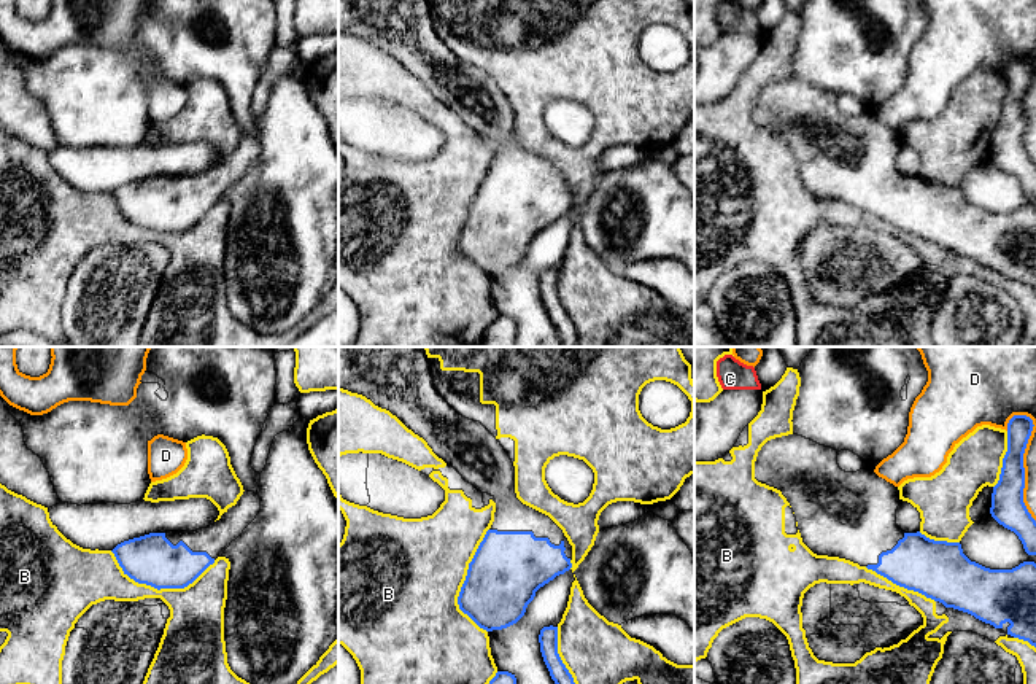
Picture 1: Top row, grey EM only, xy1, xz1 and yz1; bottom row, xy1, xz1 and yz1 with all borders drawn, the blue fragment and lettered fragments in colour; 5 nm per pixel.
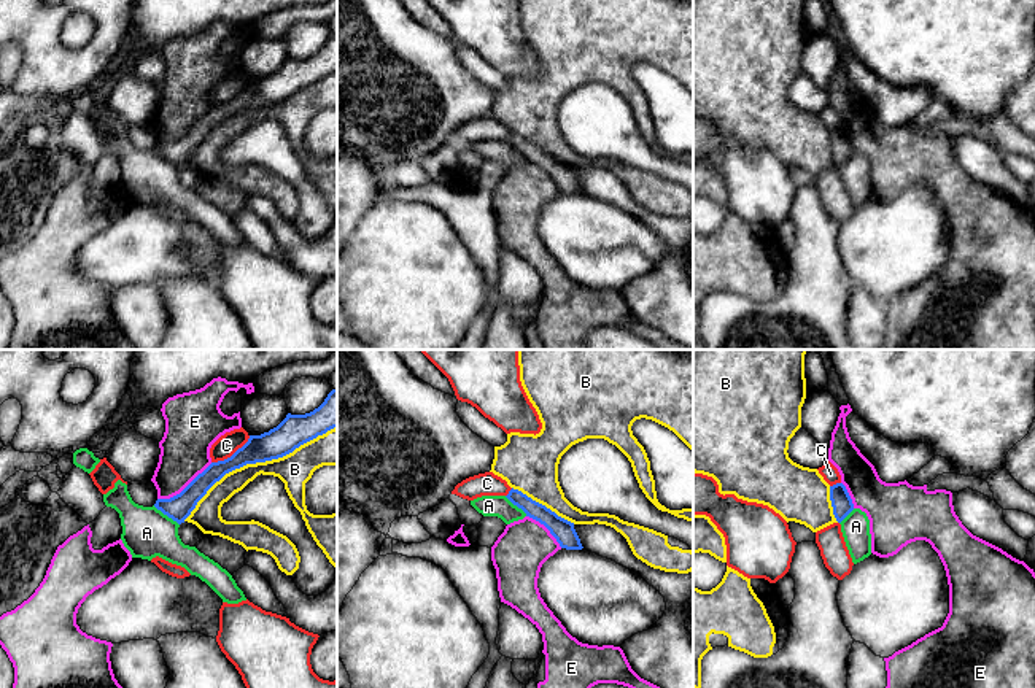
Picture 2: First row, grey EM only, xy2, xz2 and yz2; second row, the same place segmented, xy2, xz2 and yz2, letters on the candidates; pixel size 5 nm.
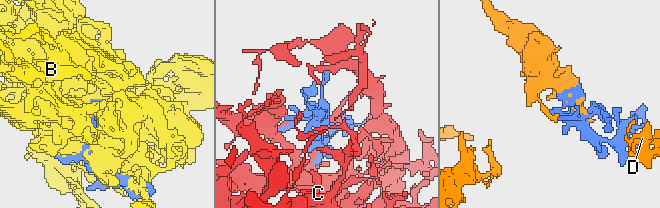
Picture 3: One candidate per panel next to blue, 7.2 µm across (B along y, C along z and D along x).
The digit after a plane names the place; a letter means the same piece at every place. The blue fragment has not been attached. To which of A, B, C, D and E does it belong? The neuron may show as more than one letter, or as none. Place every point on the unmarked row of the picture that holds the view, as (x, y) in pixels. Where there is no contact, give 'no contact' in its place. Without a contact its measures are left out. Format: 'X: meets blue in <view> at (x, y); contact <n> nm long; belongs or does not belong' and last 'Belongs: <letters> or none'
A: meets blue in xy2 at (166, 158); contact 170 nm long; does not belong
B: meets blue in xy2 at (256, 105); contact 900 nm long; does not belong
C: meets blue in xy2 at (232, 99); contact 240 nm long; does not belong
D: meets blue in yz1 at (1022, 105); contact 550 nm long; does not belong
E: meets blue in xy2 at (186, 131); contact 340 nm long; does not belong
Belongs: none

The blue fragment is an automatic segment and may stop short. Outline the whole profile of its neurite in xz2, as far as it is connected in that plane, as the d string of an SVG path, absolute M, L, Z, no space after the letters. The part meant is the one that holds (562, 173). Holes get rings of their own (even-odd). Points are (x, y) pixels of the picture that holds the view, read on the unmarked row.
M512 132L506 141L514 149L521 153L526 157L526 160L544 168L550 175L550 178L556 183L561 192L566 192L566 194L582 194L583 192L574 173L574 167L558 160L555 156L533 145L531 141L528 141L518 133Z

